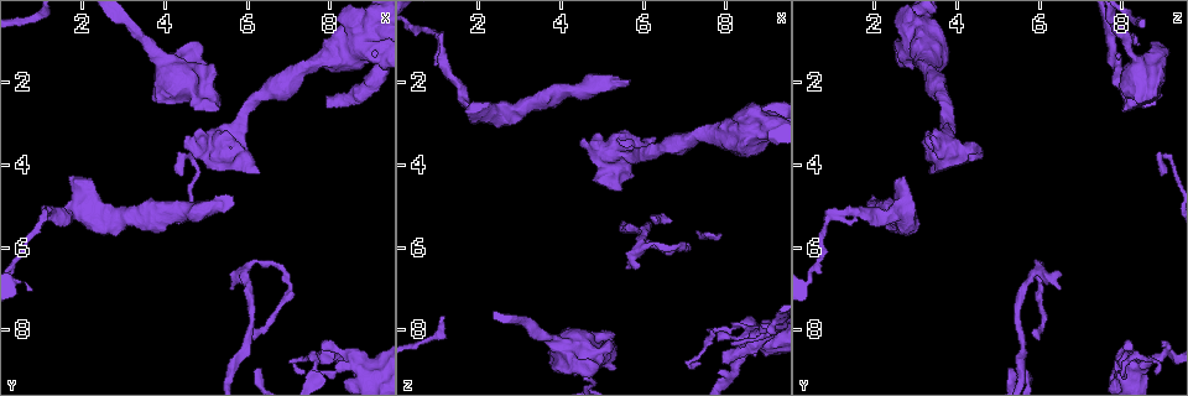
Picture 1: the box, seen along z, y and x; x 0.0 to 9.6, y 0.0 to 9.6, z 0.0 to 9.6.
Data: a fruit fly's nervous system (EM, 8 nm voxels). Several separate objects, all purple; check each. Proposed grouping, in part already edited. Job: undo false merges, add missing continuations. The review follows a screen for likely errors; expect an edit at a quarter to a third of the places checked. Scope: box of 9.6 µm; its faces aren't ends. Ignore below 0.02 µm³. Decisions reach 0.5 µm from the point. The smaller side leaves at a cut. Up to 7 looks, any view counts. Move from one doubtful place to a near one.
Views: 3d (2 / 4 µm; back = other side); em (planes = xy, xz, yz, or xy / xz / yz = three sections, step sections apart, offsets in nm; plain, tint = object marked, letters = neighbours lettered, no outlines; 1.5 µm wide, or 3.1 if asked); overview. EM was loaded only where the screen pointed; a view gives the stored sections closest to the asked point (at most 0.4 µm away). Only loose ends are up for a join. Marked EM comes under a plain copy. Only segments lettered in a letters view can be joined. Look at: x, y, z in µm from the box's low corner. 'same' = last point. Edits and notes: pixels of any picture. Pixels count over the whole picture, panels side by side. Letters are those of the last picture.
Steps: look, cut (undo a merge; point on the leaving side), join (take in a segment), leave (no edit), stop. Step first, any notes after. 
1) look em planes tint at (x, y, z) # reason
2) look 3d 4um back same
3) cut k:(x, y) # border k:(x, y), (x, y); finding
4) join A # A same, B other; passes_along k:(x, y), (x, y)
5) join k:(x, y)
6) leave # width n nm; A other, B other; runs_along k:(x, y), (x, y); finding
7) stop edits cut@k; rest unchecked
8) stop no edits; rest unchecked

look em xy step 4 tint at (8.85, 8.90, 8.25) # thick turns thin

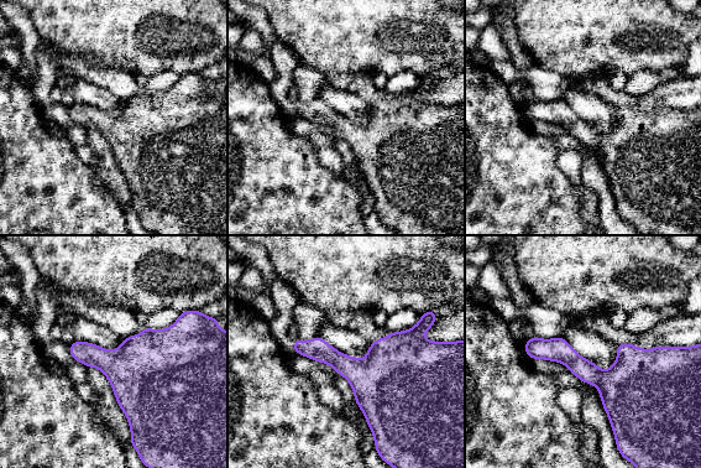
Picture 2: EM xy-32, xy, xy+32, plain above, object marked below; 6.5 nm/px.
look em xy step 4 letters same # what lies round it

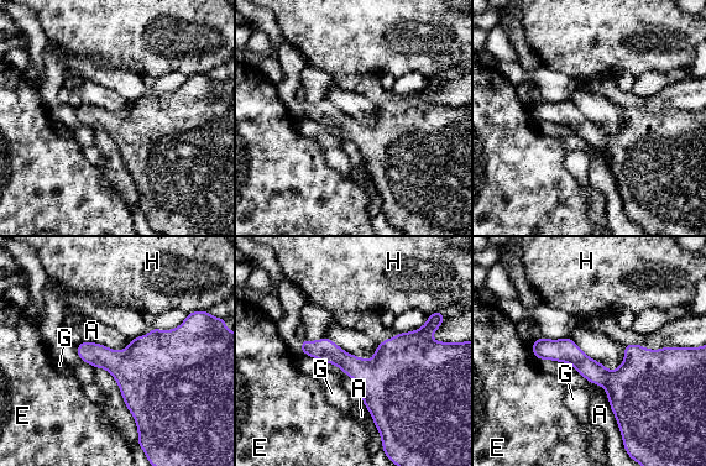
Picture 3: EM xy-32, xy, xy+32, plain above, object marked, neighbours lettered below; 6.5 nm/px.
leave # longest_contact A 400 nm; A other, E other, G other, H other; border 3:(569, 336), (608, 370), (625, 359); one cell here

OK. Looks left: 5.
look em planes letters at (5.70, 7.00, 6.50) # free end

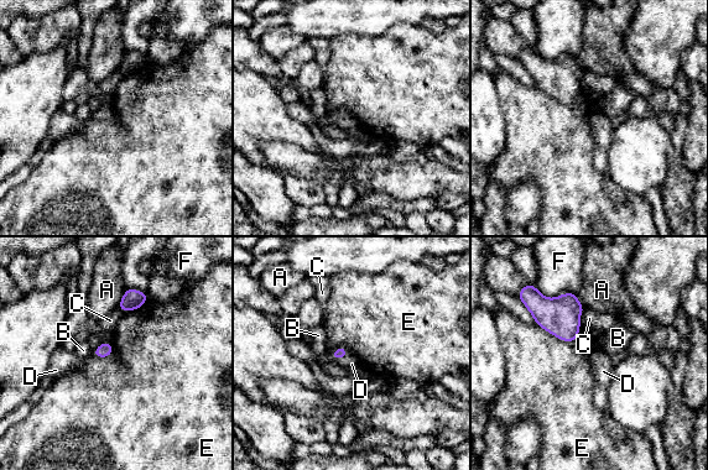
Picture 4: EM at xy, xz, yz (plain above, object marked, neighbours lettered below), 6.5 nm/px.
join D # A other, B other, C other, D same, E other, F other; passes_along 4:(341, 351), (339, 358), (352, 364); the cell continues

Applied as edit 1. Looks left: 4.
look em xy step 8 letters at (5.15, 2.60, 8.05) # thick end

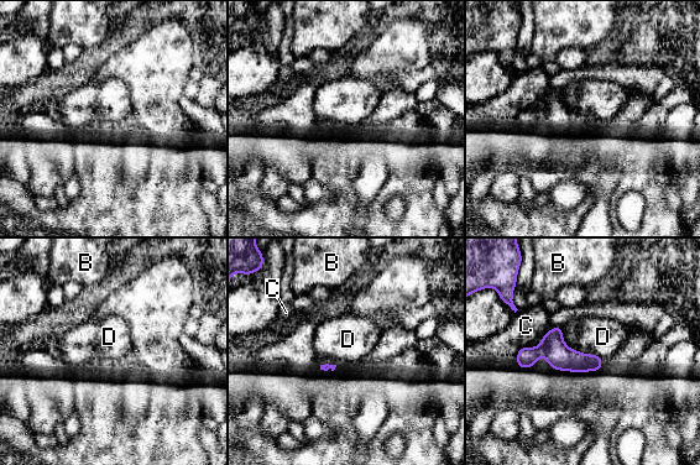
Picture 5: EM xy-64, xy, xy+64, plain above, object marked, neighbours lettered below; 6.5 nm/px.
look em planes letters same # another direction

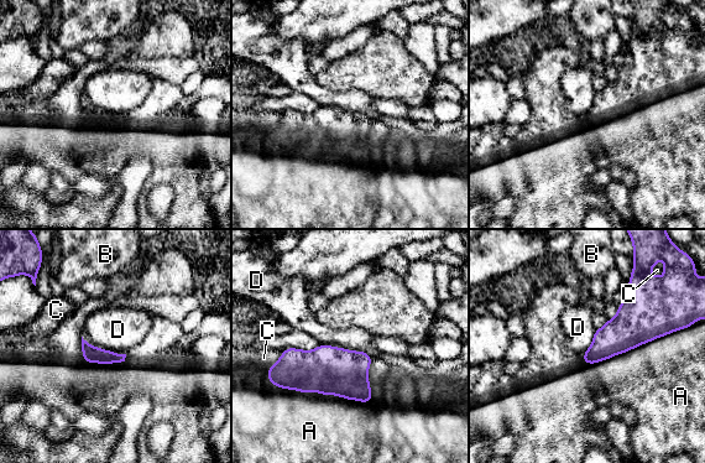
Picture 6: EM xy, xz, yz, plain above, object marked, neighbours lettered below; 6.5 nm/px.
join A # A same, B other, C other, D other; it goes on there

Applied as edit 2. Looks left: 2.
stop edits join@4, join@6; rest unchecked

